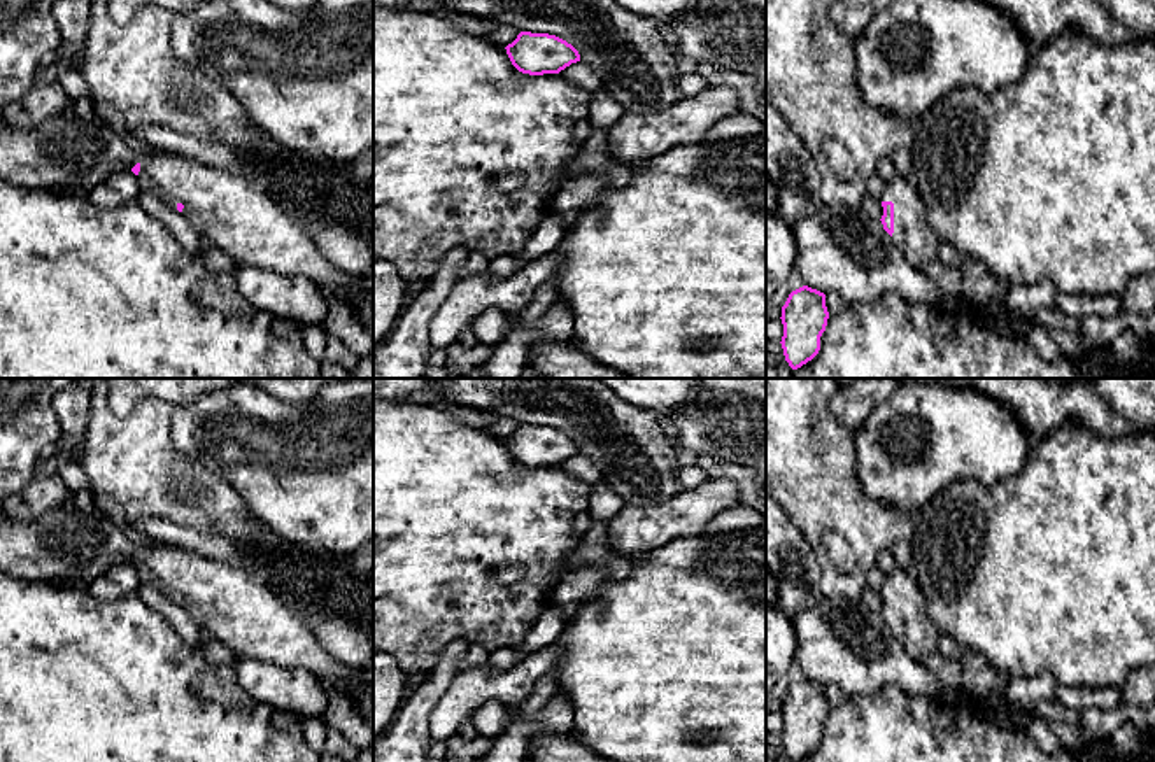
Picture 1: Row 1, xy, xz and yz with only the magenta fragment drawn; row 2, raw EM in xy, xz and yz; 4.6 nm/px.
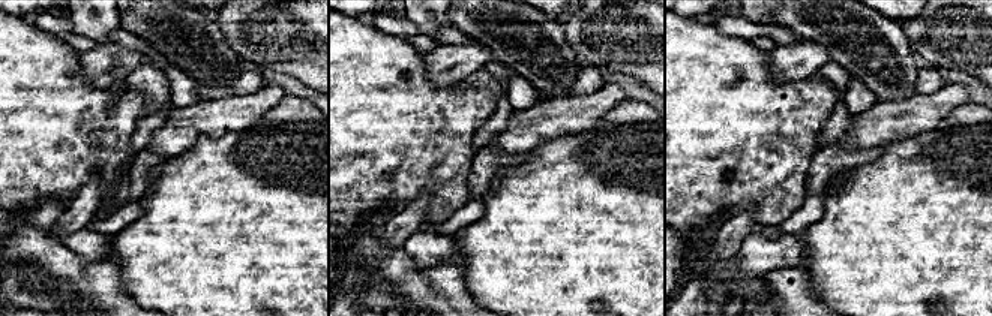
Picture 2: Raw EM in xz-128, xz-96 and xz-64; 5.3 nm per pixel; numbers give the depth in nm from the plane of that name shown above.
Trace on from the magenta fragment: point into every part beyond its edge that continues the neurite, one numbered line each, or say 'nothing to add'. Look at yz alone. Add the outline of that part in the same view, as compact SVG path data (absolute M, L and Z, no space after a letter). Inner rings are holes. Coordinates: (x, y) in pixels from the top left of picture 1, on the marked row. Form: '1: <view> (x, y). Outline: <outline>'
1: yz (914, 237). Outline: M896 173L885 182L880 201L894 203L892 242L913 268L924 268L938 259L939 238L925 219L925 205L911 177Z

